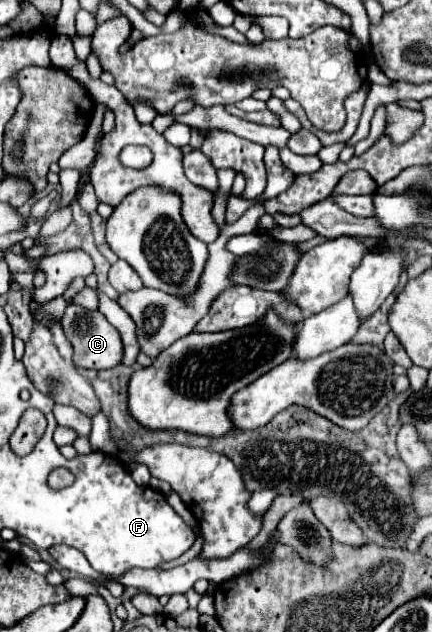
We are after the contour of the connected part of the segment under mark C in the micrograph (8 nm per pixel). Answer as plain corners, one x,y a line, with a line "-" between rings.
67,305
65,315
61,319
67,339
73,343
73,361
77,367
83,369
111,369
121,363
123,359
123,343
119,331
99,313
99,311
85,311
81,305

